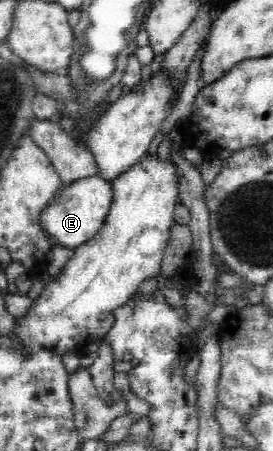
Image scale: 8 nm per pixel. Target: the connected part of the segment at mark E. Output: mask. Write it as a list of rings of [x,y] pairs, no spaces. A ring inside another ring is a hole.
[[[100,175],[82,177],[69,187],[57,190],[55,197],[39,214],[41,228],[44,233],[54,236],[62,246],[68,249],[78,248],[100,232],[112,201],[112,180],[105,180]]]

